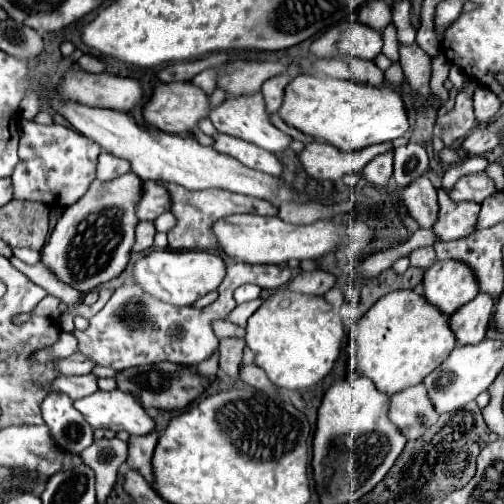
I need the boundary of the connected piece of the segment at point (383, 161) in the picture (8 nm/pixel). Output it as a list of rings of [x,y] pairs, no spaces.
[[[393,151],[375,155],[363,169],[363,177],[373,183],[385,187],[393,175]]]

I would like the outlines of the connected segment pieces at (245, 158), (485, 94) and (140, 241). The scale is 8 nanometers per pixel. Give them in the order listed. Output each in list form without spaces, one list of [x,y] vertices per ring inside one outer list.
[[[215,133],[213,139],[215,139],[213,149],[217,153],[231,155],[231,157],[239,159],[245,167],[251,167],[251,169],[257,169],[257,171],[263,171],[269,175],[281,175],[281,163],[273,153],[269,153],[257,145],[251,145],[243,139],[229,137],[225,133]]]
[[[477,85],[475,95],[473,95],[473,111],[475,111],[475,121],[489,121],[491,117],[495,117],[495,113],[499,111],[501,101],[483,85]]]
[[[141,221],[137,225],[137,241],[133,245],[133,251],[141,253],[153,247],[153,237],[155,237],[155,225],[153,221]]]

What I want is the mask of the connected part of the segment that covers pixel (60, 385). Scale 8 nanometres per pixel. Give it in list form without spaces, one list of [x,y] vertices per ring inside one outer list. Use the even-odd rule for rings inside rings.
[[[87,373],[87,375],[81,375],[81,377],[75,377],[75,375],[61,375],[59,379],[53,381],[53,385],[49,385],[49,391],[51,393],[57,393],[57,391],[63,391],[67,393],[73,401],[81,399],[81,397],[87,397],[91,393],[95,393],[99,387],[97,387],[97,377],[93,373]]]

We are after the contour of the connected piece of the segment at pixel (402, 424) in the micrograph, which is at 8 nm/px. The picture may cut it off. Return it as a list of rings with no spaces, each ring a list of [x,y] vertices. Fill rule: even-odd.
[[[423,383],[403,389],[389,397],[389,421],[407,437],[407,441],[419,439],[431,425],[435,425],[439,415],[429,403]]]

